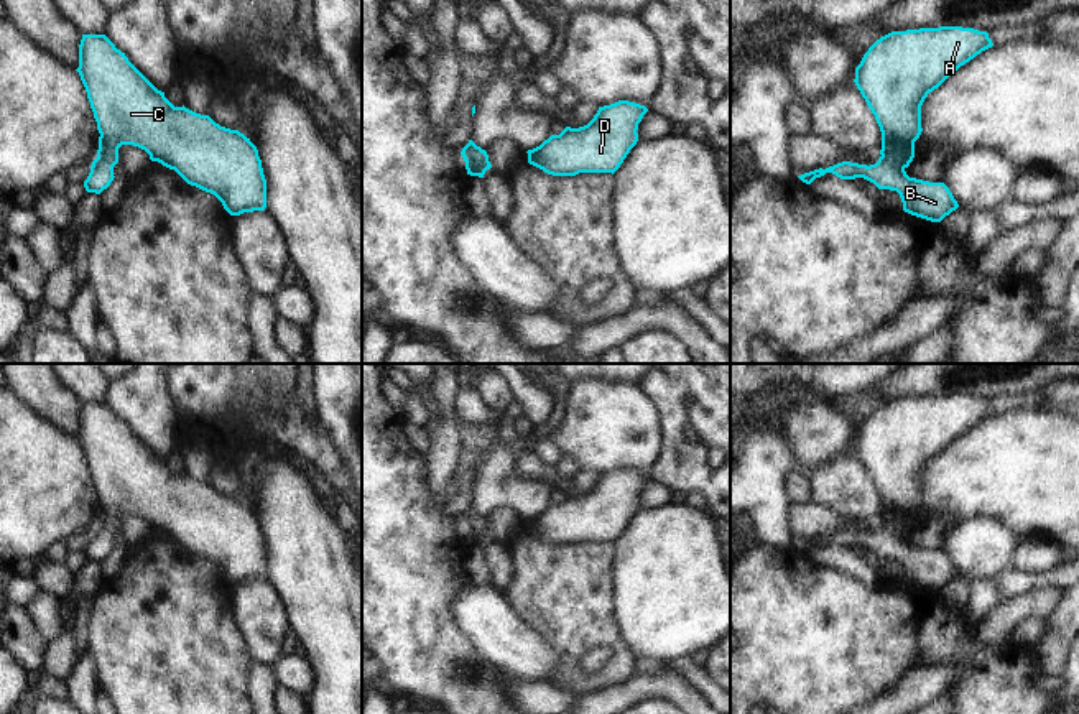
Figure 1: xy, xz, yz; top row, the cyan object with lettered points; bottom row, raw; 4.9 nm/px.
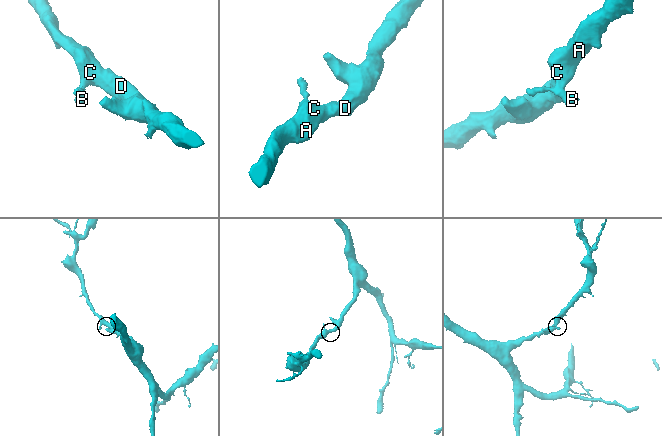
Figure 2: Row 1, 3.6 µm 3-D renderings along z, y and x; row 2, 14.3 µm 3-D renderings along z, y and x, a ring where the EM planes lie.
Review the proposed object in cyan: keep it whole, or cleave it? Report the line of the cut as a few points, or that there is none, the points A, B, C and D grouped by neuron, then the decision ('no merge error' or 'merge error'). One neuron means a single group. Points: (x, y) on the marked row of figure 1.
cut none; groups A B C D; no merge error

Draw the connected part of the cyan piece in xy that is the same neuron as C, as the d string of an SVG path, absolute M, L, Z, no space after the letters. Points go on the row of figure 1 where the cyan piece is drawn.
M82 35L79 67L97 122L99 150L84 181L87 192L100 194L113 181L118 148L133 145L145 150L151 161L174 169L188 184L214 194L230 216L265 211L266 179L257 146L238 130L215 123L209 115L174 107L105 35Z

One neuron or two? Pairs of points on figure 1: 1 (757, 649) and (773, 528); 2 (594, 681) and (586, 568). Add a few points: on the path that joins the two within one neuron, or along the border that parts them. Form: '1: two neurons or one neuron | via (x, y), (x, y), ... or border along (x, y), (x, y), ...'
1: two neurons | border along (754, 532), (764, 543), (783, 548), (795, 545)
2: one neuron | via (573, 660), (573, 598)

